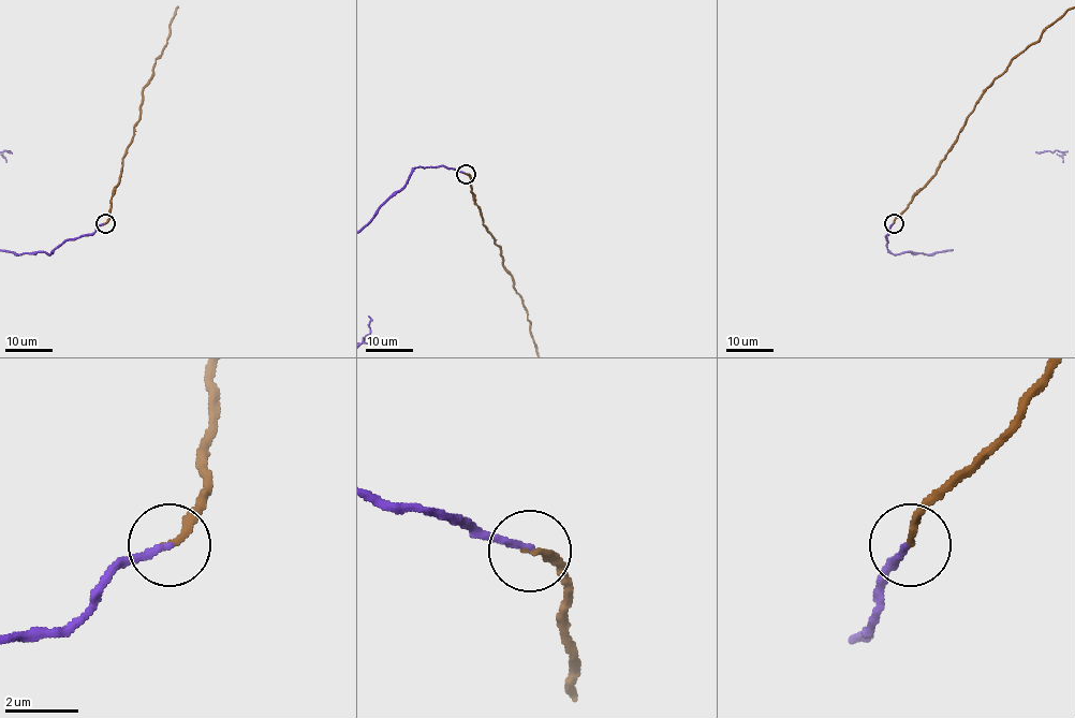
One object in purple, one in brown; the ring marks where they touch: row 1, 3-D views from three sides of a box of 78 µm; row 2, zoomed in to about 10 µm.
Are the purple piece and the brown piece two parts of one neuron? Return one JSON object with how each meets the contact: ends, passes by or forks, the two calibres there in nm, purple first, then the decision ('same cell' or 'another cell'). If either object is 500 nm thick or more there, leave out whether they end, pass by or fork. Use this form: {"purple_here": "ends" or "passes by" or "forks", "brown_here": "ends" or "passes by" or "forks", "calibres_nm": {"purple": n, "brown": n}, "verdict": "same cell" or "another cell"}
{"purple_here": "ends", "brown_here": "ends", "calibres_nm": {"purple": 170, "brown": 180}, "verdict": "same cell"}

